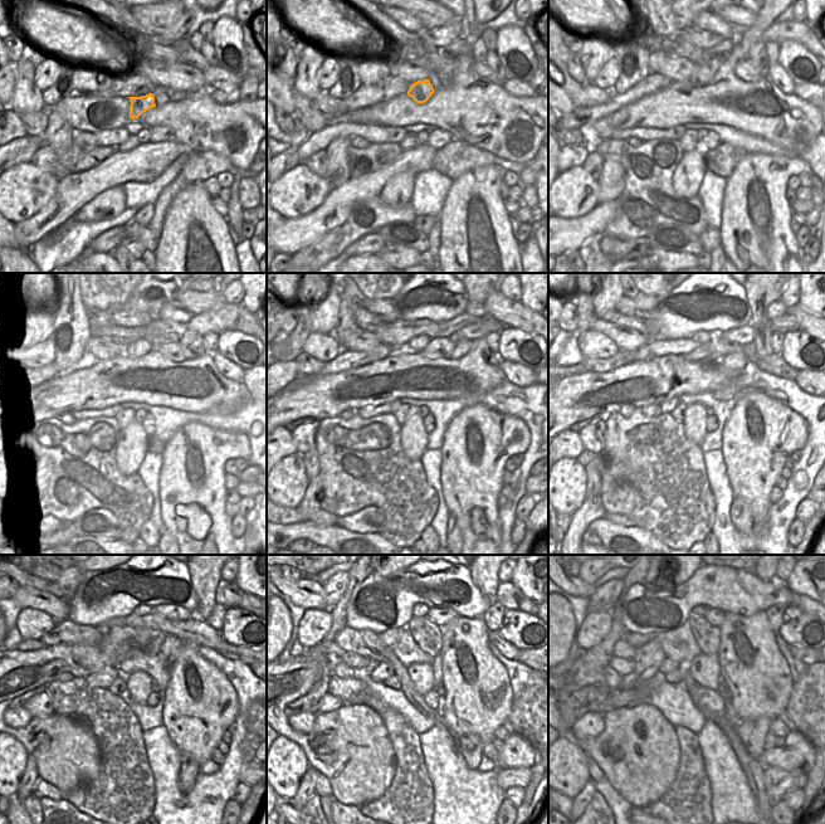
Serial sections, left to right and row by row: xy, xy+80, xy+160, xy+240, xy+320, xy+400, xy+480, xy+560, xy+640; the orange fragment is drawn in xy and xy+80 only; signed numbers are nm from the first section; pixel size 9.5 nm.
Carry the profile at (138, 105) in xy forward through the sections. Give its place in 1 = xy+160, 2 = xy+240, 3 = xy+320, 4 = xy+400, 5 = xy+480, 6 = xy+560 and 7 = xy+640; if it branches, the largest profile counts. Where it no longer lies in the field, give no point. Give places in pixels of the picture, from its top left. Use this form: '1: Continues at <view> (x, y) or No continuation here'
1: Continues at xy+160 (702, 74)
2: Continues at xy+240 (141, 347)
3: Continues at xy+320 (418, 344)
4: Continues at xy+400 (703, 337)
5: Continues at xy+480 (140, 610)
6: Continues at xy+560 (419, 609)
7: Continues at xy+640 (702, 610).

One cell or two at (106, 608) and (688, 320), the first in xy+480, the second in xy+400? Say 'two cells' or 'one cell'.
one cell

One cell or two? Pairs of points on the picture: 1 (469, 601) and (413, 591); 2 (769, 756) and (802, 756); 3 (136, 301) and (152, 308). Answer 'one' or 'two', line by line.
1: one
2: one
3: one

